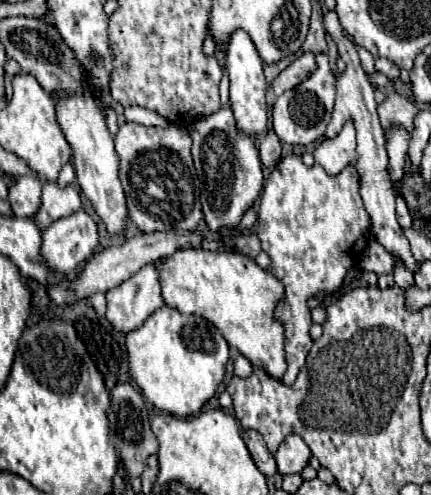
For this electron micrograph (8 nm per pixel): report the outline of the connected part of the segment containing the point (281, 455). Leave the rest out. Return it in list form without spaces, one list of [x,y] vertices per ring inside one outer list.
[[[288,435],[282,441],[282,445],[278,447],[278,451],[274,453],[274,457],[276,457],[278,473],[280,475],[292,475],[292,473],[300,473],[308,465],[310,449],[302,441],[302,437]]]

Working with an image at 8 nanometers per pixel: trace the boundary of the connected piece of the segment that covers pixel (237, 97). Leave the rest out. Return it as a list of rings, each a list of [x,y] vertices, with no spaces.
[[[236,31],[230,39],[228,45],[228,55],[226,55],[226,71],[230,77],[230,107],[236,119],[236,129],[242,135],[248,137],[258,137],[268,131],[268,107],[266,107],[266,77],[262,71],[262,59],[252,43],[252,39],[244,31]]]

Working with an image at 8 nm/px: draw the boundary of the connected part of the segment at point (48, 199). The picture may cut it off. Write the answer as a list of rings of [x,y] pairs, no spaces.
[[[44,183],[42,185],[42,205],[36,215],[32,215],[32,221],[36,227],[46,229],[52,221],[72,215],[80,209],[80,195],[74,189],[74,185],[68,185],[60,189],[56,183]]]

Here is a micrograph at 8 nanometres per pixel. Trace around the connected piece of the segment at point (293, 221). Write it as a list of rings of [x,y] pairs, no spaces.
[[[286,155],[272,169],[264,185],[264,193],[260,197],[260,211],[258,211],[258,221],[254,225],[254,233],[258,235],[262,249],[268,253],[272,261],[270,273],[284,283],[284,299],[280,299],[280,303],[276,305],[276,319],[284,323],[284,353],[286,353],[286,365],[288,365],[282,377],[284,385],[294,383],[312,347],[308,329],[304,329],[304,315],[310,317],[310,309],[306,305],[308,297],[314,297],[320,291],[326,291],[326,293],[336,291],[342,285],[346,271],[364,253],[366,241],[370,237],[370,229],[372,229],[370,217],[364,211],[364,203],[360,199],[360,177],[356,175],[354,165],[344,167],[338,175],[328,175],[324,167],[320,165],[306,167],[298,155]]]

